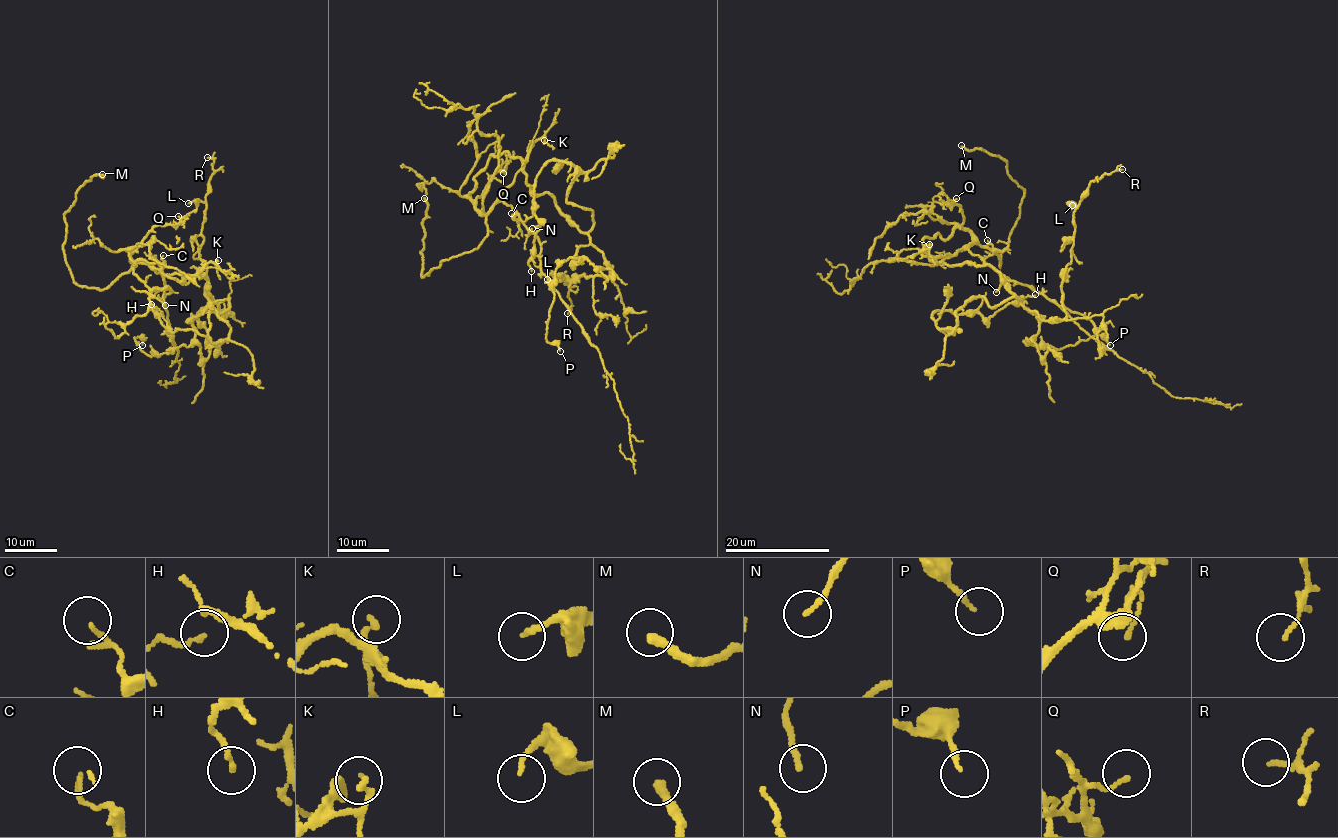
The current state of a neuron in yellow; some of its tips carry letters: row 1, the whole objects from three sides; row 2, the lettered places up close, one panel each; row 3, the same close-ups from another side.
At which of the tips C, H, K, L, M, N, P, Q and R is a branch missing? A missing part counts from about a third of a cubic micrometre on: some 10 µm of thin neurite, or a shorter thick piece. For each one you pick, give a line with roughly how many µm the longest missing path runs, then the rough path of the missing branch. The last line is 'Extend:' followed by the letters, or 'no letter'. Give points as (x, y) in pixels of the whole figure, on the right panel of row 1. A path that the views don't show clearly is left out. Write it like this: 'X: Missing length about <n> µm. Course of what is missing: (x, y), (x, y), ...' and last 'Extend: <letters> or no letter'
M: Missing length about 70 µm
Extend: M

